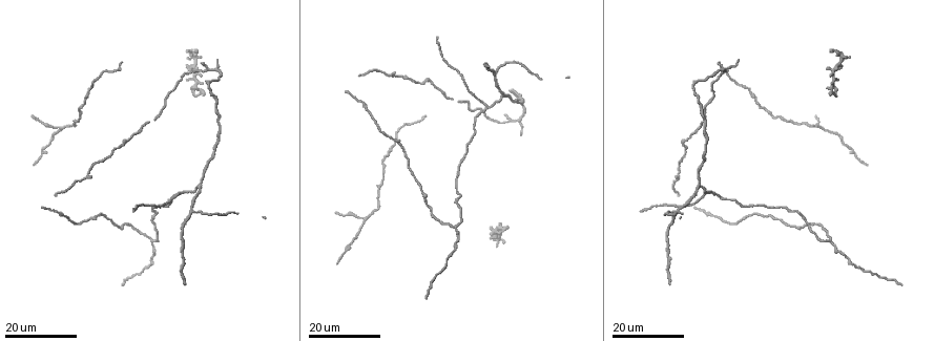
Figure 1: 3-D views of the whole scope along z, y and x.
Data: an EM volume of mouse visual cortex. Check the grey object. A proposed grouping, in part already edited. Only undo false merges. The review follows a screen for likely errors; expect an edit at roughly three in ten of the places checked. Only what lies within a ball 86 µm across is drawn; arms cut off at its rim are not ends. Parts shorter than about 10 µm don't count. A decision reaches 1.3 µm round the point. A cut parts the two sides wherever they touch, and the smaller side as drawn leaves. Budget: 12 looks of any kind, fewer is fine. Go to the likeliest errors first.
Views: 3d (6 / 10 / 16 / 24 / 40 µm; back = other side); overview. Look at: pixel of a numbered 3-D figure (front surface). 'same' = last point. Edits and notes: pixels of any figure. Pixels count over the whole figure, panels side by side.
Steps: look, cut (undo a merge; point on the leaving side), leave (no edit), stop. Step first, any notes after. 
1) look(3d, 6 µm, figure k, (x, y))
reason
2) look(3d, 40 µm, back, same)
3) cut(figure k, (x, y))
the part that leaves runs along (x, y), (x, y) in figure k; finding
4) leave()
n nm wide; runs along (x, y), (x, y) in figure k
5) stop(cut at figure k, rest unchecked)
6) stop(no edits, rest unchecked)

look(3d, 16 µm, figure 1, (485, 108))
three arms meet

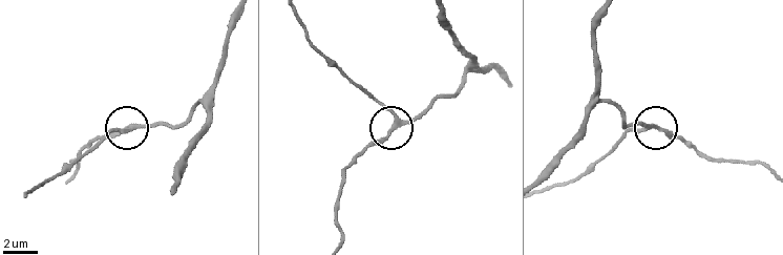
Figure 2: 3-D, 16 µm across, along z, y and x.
look(3d, 10 µm, figure 2, (132, 126))

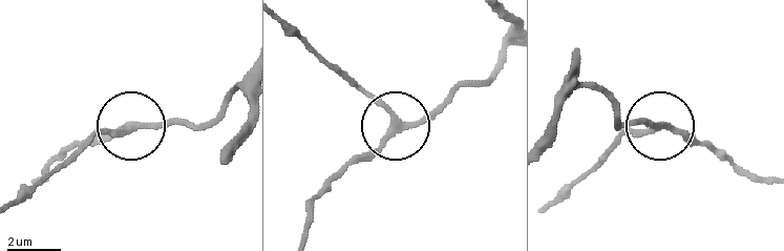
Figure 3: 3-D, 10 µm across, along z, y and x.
leave()
side arm 29 µm; 3 arms; all the same neuron

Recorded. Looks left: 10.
look(3d, 24 µm, figure 1, (455, 228))

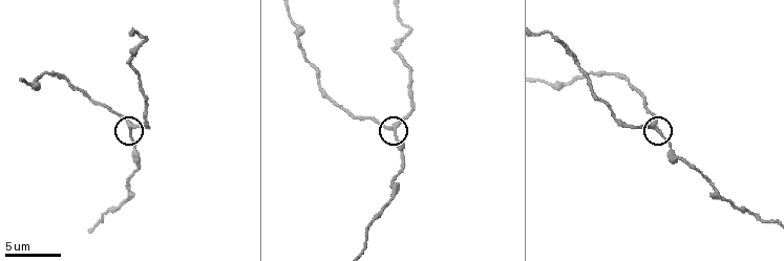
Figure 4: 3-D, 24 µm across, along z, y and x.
look(3d, 6 µm, figure 4, (396, 129))

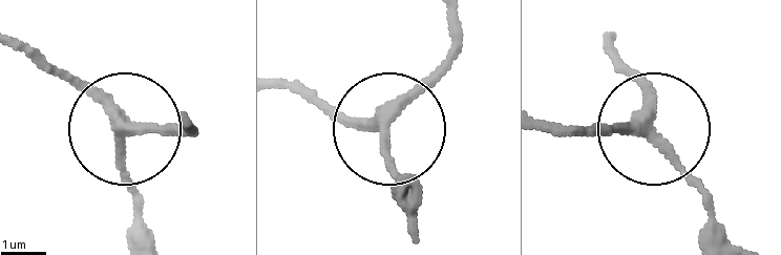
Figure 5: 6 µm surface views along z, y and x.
leave()
continuous, no second neuron

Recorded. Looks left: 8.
look(3d, 24 µm, figure 1, (494, 73))
three arms meet

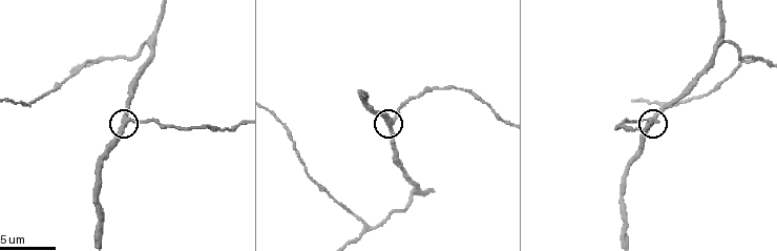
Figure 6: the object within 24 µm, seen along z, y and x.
look(3d, 6 µm, figure 6, (127, 121))

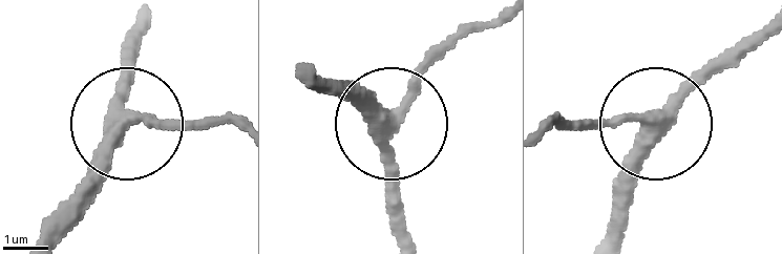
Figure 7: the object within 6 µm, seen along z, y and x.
leave()
side arm 23 µm; runs along (409, 236), (390, 127), (331, 82) in figure 7; one neuron here

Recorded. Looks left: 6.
look(3d, 10 µm, figure 6, (146, 42))

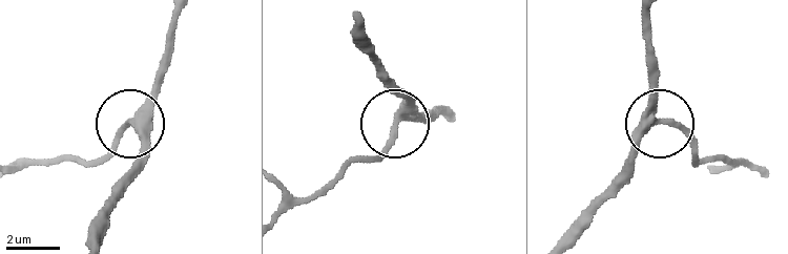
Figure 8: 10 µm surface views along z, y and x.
look(3d, 6 µm, figure 8, (134, 120))
zoom in

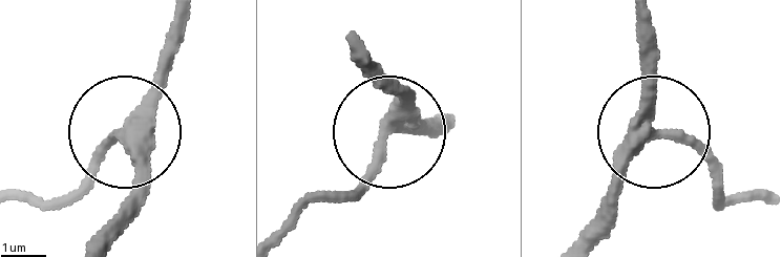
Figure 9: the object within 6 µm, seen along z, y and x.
leave()
280 nm wide; continuous, no second neuron

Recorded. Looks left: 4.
look(3d, 24 µm, figure 1, (831, 70))
looks like a crossing

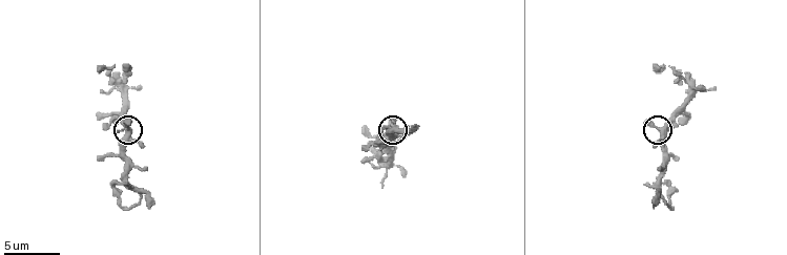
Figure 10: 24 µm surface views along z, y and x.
look(3d, 6 µm, figure 10, (127, 134))

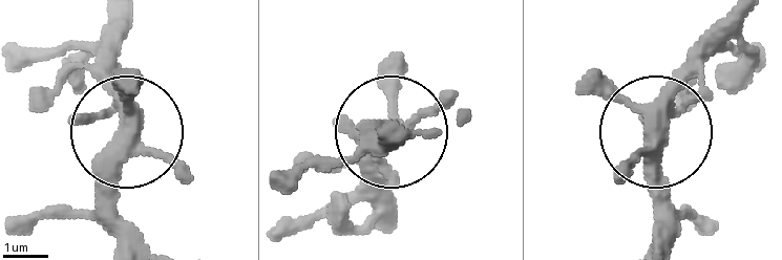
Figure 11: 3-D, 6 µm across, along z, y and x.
leave()
5 arms; all the same neuron

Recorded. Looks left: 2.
look(3d, 16 µm, figure 1, (120, 145))
thick turns thin

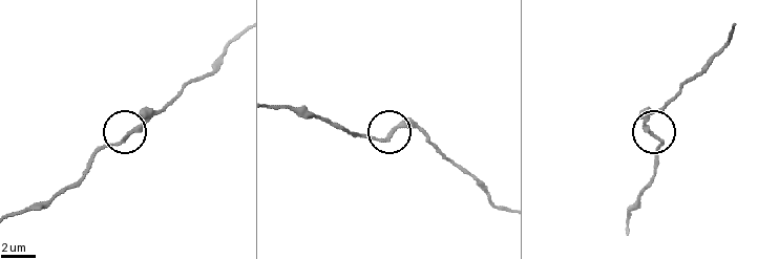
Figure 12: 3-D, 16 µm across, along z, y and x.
look(3d, 10 µm, figure 12, (399, 127))

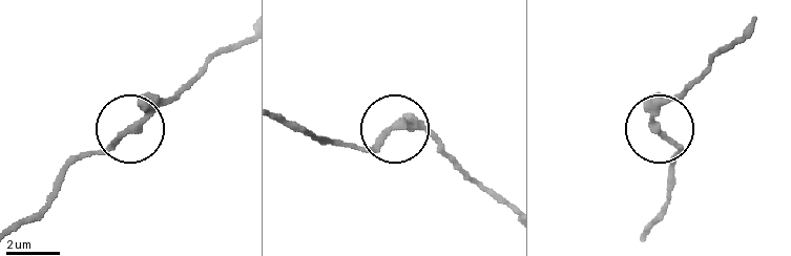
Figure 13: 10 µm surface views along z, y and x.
leave()
240 nm wide; runs along (745, 37), (717, 52), (659, 111), (657, 125), (677, 158) in figure 13; one neuron here

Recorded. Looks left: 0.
stop(no edits, rest unchecked)

